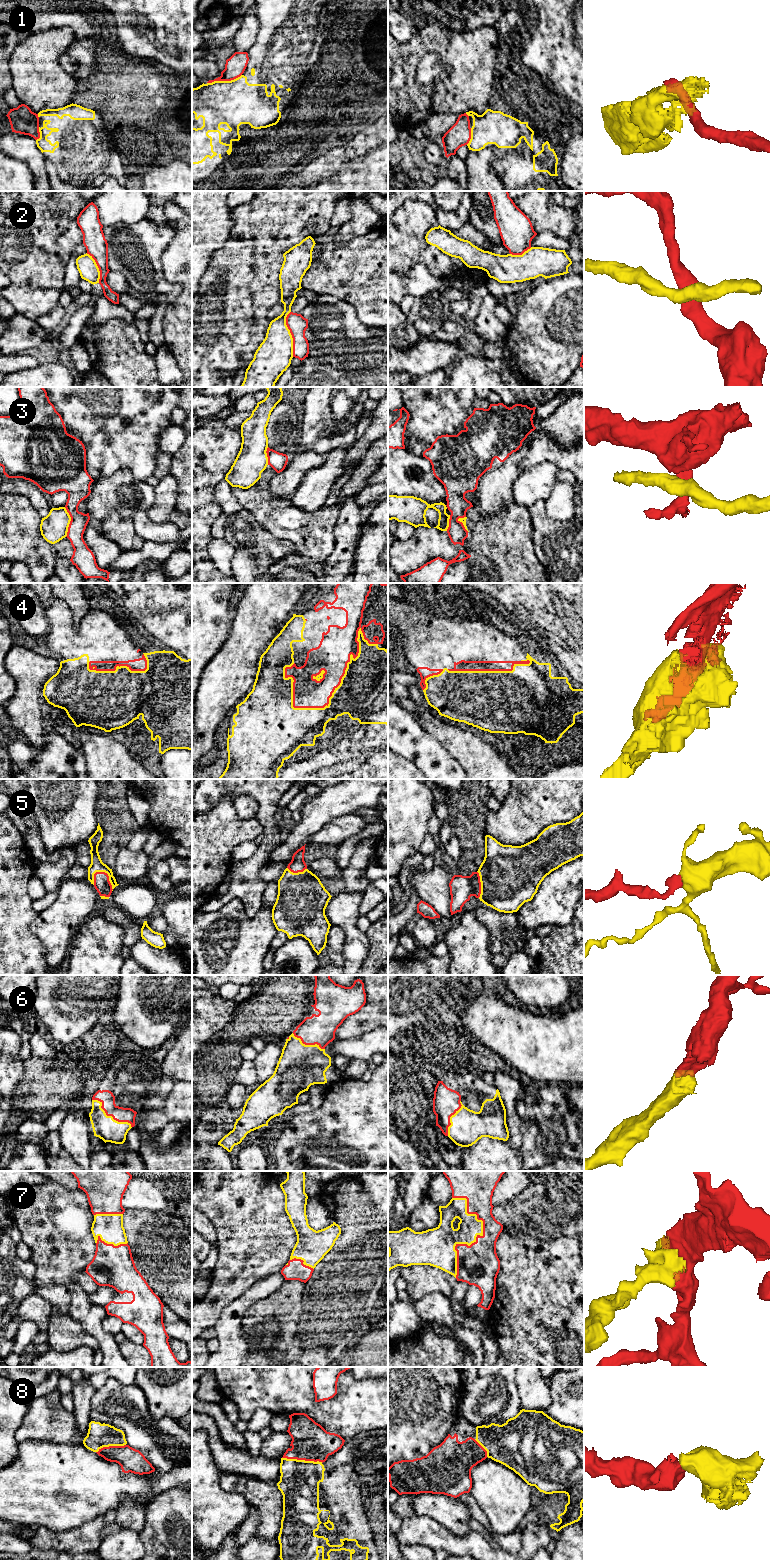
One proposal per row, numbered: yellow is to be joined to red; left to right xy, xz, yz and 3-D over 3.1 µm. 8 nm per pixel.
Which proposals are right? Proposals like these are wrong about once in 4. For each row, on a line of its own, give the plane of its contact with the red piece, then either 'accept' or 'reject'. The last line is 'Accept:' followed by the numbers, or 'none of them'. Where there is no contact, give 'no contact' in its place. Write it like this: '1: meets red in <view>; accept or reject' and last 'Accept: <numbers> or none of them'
1: meets red in xz; reject
2: meets red in xz; reject
3: meets red in xy; reject
4: meets red in xz; accept
5: meets red in xy; accept
6: meets red in xy; accept
7: meets red in yz; accept
8: meets red in xz; accept
Accept: 4, 5, 6, 7, 8

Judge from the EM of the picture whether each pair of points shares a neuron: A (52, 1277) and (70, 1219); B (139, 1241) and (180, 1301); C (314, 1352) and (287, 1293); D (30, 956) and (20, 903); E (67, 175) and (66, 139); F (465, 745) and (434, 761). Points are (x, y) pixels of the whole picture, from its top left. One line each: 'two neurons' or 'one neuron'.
A: one neuron
B: one neuron
C: two neurons
D: one neuron
E: one neuron
F: two neurons

